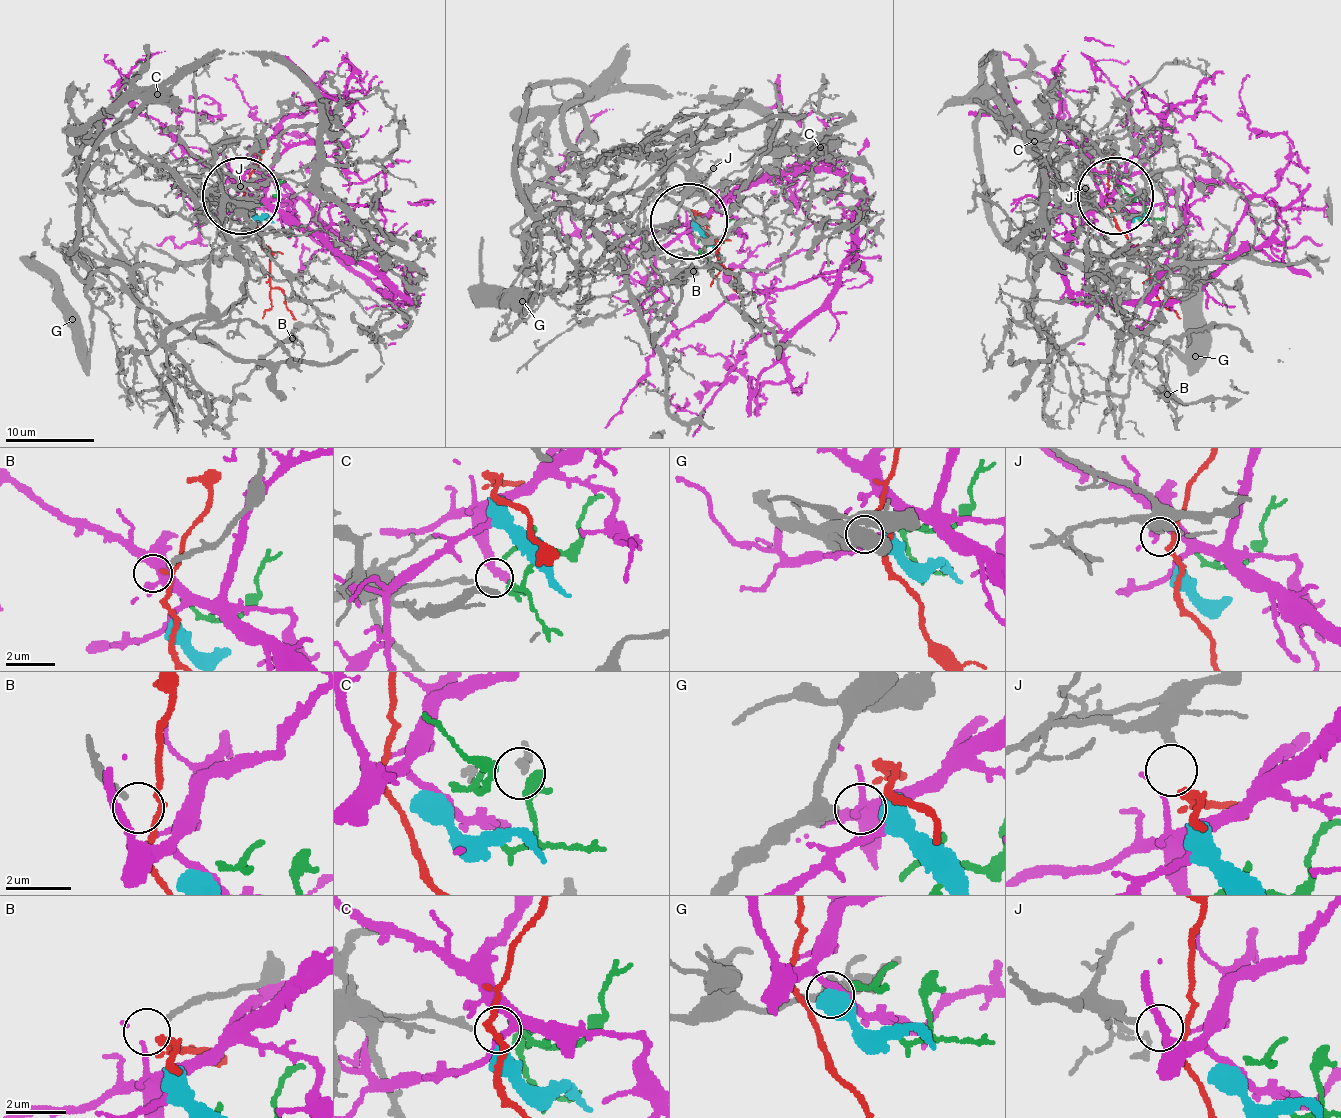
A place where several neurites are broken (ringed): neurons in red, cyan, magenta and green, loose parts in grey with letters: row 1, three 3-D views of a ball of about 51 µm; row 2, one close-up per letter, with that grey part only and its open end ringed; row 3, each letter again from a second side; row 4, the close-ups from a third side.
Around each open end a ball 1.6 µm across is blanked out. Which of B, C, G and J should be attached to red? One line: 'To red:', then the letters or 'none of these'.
To red: J

